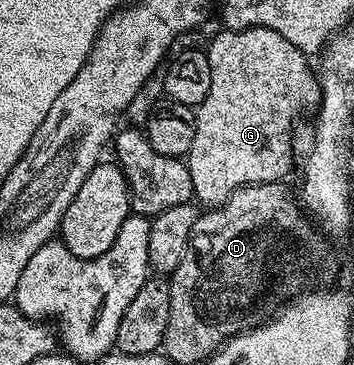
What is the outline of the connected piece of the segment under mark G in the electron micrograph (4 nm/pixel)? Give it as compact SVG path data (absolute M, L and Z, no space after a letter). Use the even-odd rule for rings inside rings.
M250 25L247 29L223 29L211 41L211 46L206 46L205 52L209 59L211 68L211 86L209 95L195 109L195 122L197 123L197 135L193 135L193 147L189 147L186 155L187 166L189 167L189 179L193 179L194 200L203 207L214 207L223 205L233 191L237 191L246 185L270 185L282 182L283 176L291 169L291 124L299 117L299 112L303 109L306 101L318 102L321 94L319 92L319 78L316 70L307 66L308 54L303 53L289 39L277 35L277 31L269 31L269 27L260 25Z

